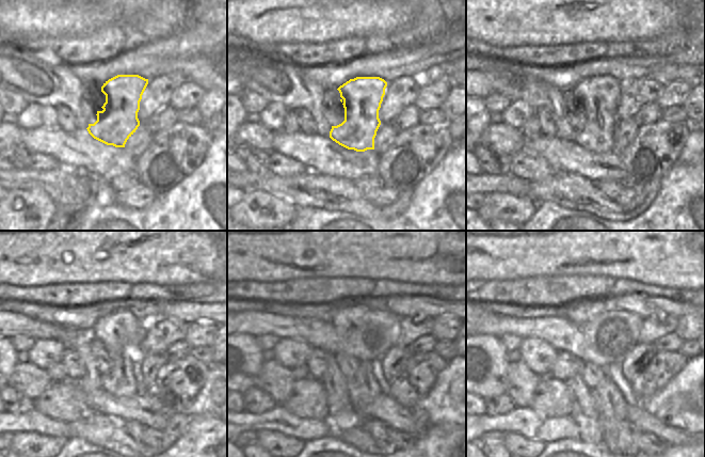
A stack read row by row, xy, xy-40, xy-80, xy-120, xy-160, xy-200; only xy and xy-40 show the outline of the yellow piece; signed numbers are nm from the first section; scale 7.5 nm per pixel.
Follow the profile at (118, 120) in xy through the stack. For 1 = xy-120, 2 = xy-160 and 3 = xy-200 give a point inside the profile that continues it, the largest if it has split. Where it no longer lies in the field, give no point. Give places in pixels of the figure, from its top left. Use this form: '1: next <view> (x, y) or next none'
1: next xy-120 (116, 332)
2: next xy-160 (363, 389)
3: next xy-200 (611, 407)

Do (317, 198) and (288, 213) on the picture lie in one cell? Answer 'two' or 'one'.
two

